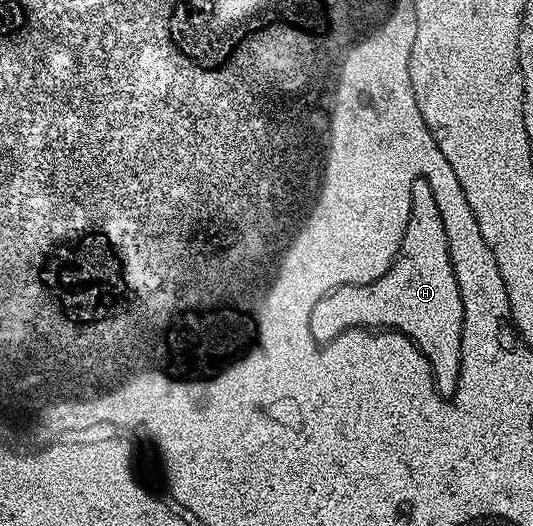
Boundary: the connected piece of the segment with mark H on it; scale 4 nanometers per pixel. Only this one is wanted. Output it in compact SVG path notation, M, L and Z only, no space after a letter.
M417 177L412 183L412 211L406 214L406 230L400 239L398 253L390 268L379 272L363 285L341 285L316 303L310 312L310 334L319 343L335 341L349 329L377 329L403 333L409 341L417 345L420 352L430 361L434 373L434 387L449 399L458 390L460 379L460 343L464 327L464 307L460 299L460 287L454 274L454 258L448 247L446 221L440 215L438 194L423 177Z

